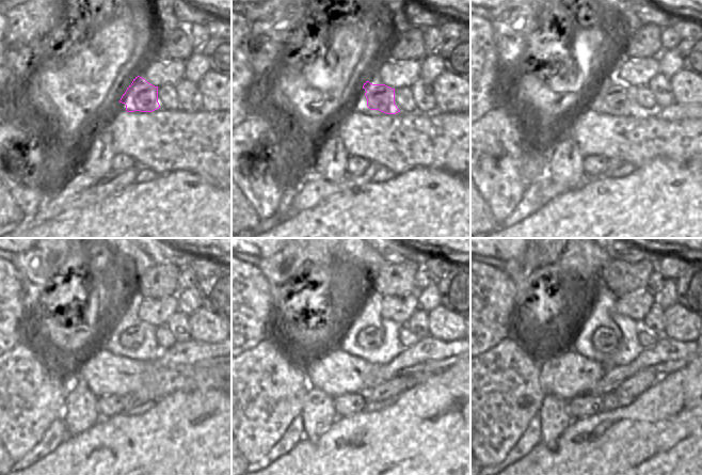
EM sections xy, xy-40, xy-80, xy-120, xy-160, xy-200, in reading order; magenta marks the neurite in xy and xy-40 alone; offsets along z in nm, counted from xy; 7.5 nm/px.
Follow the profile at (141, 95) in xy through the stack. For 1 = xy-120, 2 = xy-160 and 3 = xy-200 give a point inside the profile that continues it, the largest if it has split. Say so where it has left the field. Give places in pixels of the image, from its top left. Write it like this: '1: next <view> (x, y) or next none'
1: next xy-120 (134, 337)
2: next xy-160 (371, 337)
3: next xy-200 (604, 339)

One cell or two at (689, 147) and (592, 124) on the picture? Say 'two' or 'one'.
one

